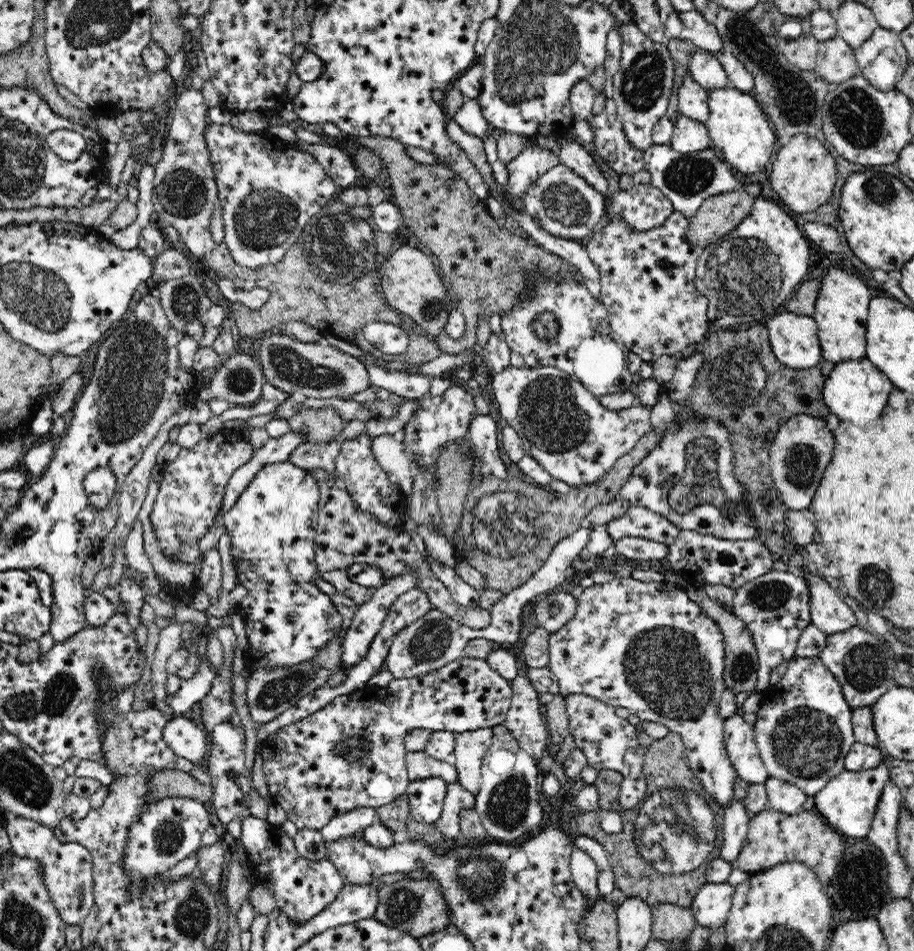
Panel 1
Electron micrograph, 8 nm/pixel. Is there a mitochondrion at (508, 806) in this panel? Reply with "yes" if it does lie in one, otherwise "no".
yes

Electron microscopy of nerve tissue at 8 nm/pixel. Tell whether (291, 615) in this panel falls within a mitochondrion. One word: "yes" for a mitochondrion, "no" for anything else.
yes

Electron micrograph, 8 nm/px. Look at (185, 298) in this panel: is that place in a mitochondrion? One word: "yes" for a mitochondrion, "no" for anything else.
yes

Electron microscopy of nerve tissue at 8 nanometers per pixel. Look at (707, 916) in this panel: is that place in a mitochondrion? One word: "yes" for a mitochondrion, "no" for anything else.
no

